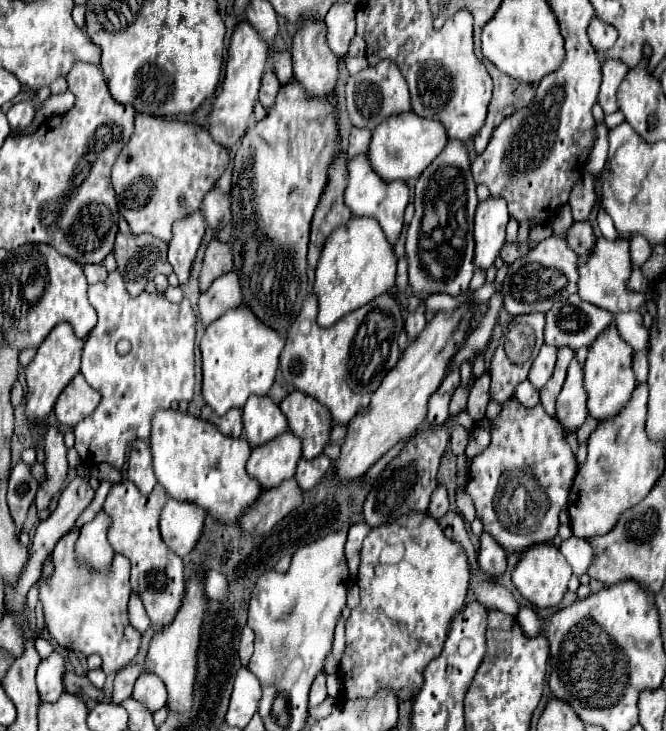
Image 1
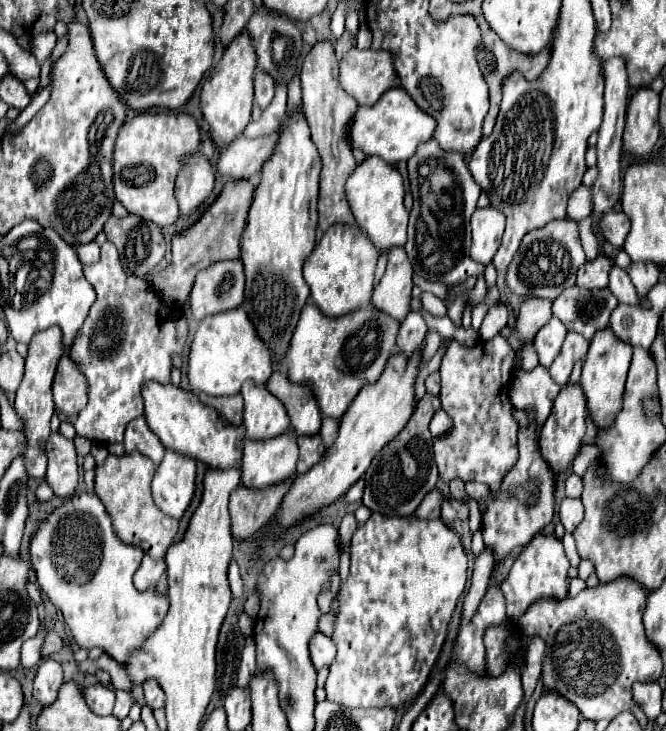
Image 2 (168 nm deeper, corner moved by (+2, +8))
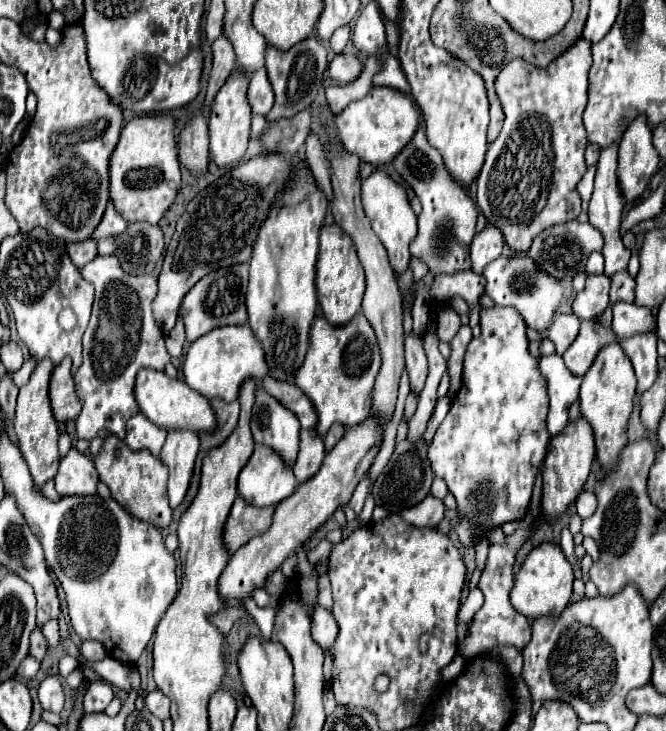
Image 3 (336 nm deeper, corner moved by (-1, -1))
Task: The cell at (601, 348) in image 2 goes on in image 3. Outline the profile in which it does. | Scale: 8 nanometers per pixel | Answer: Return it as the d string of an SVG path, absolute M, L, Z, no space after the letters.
M612 342L600 350L594 364L582 378L580 386L580 412L594 430L596 456L606 470L614 466L618 452L626 446L626 422L634 408L634 392L636 392L636 380L632 364L628 356L622 352L620 344Z

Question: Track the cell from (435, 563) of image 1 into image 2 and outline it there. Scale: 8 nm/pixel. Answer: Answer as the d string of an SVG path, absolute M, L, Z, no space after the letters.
M373 513L365 525L359 525L351 539L351 573L347 581L337 589L335 597L339 597L339 611L335 615L335 625L333 625L333 641L337 645L337 657L329 667L329 677L325 683L327 689L327 699L335 701L343 707L401 707L407 701L417 699L417 695L423 691L425 683L429 681L429 675L433 671L433 665L441 653L443 641L447 637L447 625L451 621L451 615L455 611L457 599L461 597L467 581L467 555L463 551L463 545L459 541L459 535L449 529L441 519L429 521L429 519L415 519L415 516L385 516Z

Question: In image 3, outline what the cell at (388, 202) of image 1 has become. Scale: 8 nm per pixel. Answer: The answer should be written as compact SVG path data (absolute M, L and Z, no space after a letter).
M374 170L364 182L362 182L362 204L364 212L372 224L374 234L380 238L388 252L388 260L396 274L402 274L410 264L410 244L416 236L416 216L410 208L408 196L400 184L396 184L386 172Z

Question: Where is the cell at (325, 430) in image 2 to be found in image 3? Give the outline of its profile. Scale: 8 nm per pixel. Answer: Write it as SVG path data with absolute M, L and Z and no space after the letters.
M334 424L330 430L328 430L328 434L324 436L324 446L326 446L326 450L332 450L334 448L334 444L344 436L344 426L342 424Z

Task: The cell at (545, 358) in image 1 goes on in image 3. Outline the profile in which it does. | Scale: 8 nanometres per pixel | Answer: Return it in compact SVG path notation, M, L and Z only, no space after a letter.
M560 314L554 318L546 336L554 342L558 356L562 356L566 352L566 348L574 342L578 328L580 328L580 320L574 314Z

